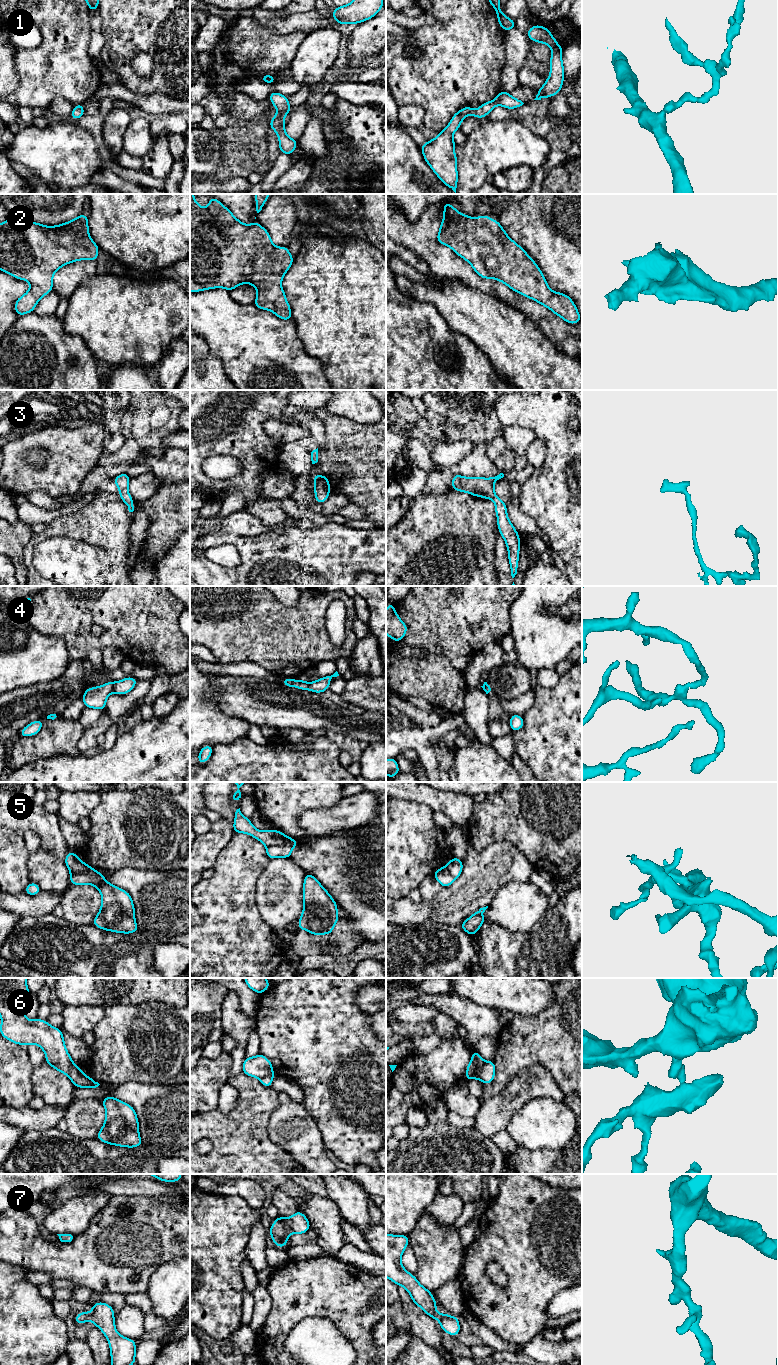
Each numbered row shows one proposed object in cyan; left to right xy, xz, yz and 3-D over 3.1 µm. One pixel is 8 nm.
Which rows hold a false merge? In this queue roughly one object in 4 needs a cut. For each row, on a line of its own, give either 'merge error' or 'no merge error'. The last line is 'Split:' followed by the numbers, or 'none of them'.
1: no merge error
2: no merge error
3: no merge error
4: merge error
5: merge error
6: merge error
7: no merge error
Split: 4, 5, 6

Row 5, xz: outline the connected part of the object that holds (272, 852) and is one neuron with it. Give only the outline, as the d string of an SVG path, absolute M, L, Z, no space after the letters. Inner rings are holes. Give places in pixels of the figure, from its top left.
M268 846L266 847L266 854L269 859L278 857L291 858L292 847L290 846Z

